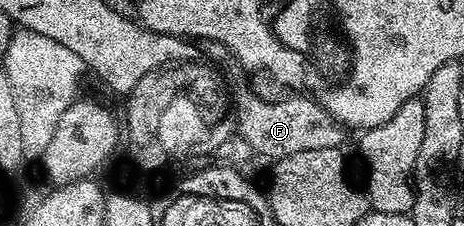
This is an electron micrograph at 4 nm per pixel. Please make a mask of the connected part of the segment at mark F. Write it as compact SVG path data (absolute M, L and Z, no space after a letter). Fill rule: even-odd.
M236 74L230 78L230 90L234 95L234 114L236 110L236 130L244 137L244 142L252 150L257 150L264 158L275 160L294 156L296 152L315 152L318 148L343 147L345 127L334 120L319 101L300 96L284 96L277 102L259 98L254 91L248 90L244 83L245 75Z

